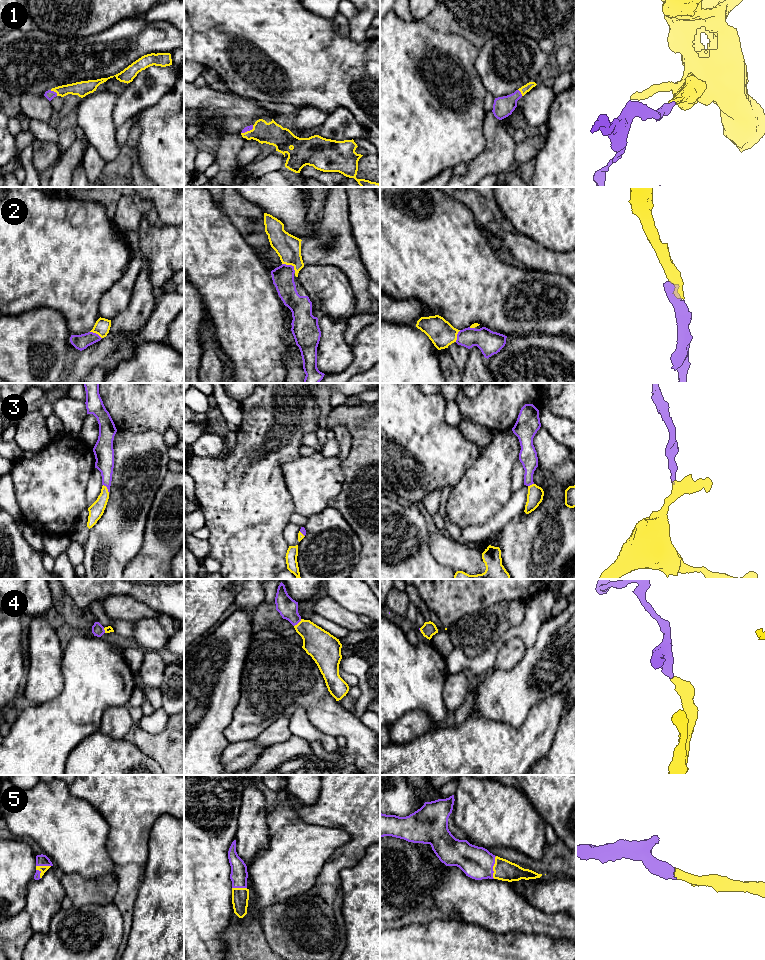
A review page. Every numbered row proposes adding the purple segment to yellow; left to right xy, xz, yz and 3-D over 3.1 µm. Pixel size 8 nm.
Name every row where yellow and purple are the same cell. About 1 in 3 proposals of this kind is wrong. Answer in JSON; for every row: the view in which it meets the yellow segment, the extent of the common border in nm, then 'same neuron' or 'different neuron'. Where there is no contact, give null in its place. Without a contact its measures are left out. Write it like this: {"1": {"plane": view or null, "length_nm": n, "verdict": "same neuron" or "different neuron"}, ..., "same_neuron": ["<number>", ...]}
{"1": {"plane": "xy", "length_nm": 80, "verdict": "same neuron"}, "2": {"plane": "xz", "length_nm": 130, "verdict": "same neuron"}, "3": {"plane": "xy", "length_nm": 80, "verdict": "same neuron"}, "4": {"plane": "xz", "length_nm": 90, "verdict": "same neuron"}, "5": {"plane": "yz", "length_nm": 190, "verdict": "same neuron"}, "same_neuron": ["1", "2", "3", "4", "5"]}

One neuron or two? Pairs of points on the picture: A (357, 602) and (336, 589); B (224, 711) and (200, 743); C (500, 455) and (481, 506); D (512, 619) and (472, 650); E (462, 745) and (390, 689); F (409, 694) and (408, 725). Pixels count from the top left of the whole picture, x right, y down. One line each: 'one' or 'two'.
A: one
B: one
C: one
D: one
E: two
F: two

